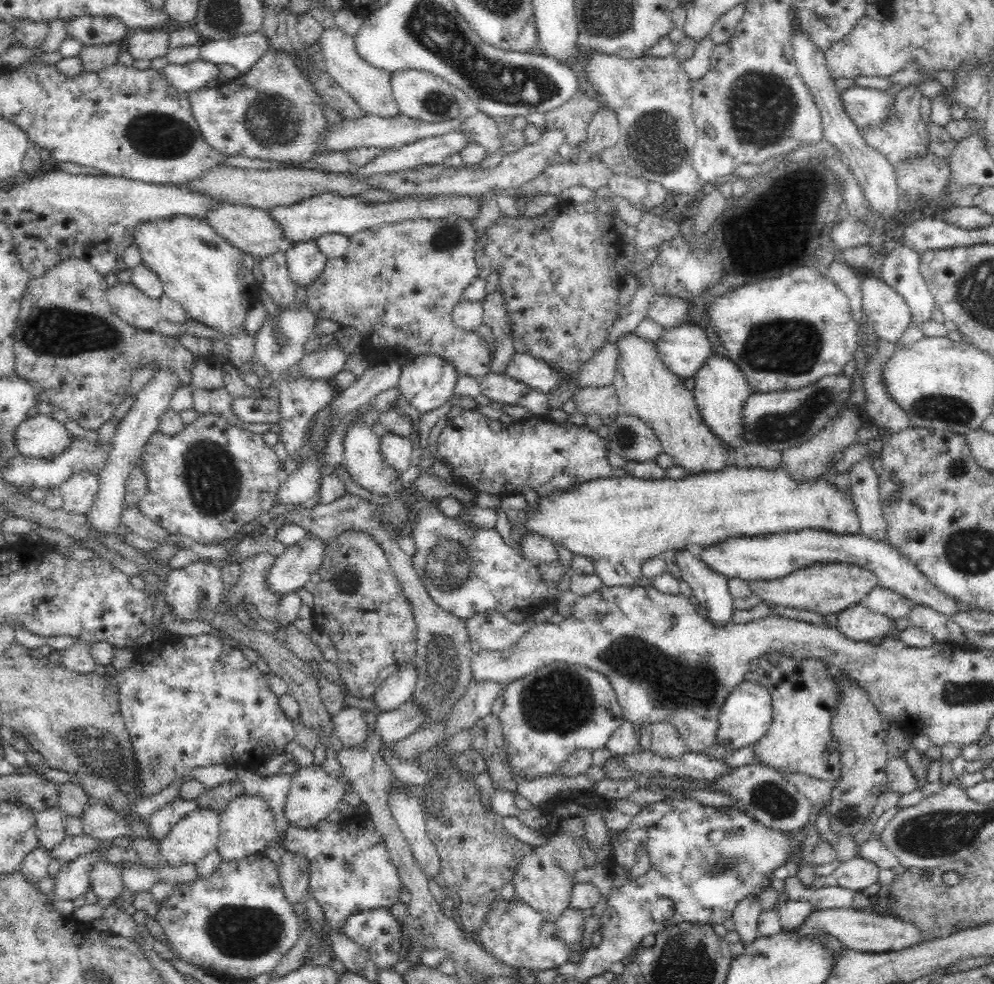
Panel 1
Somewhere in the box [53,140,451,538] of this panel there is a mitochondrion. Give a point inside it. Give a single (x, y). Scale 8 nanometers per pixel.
(212, 480)

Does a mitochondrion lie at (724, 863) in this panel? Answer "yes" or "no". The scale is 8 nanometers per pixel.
yes

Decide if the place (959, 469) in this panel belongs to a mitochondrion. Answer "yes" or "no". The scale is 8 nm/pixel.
yes

